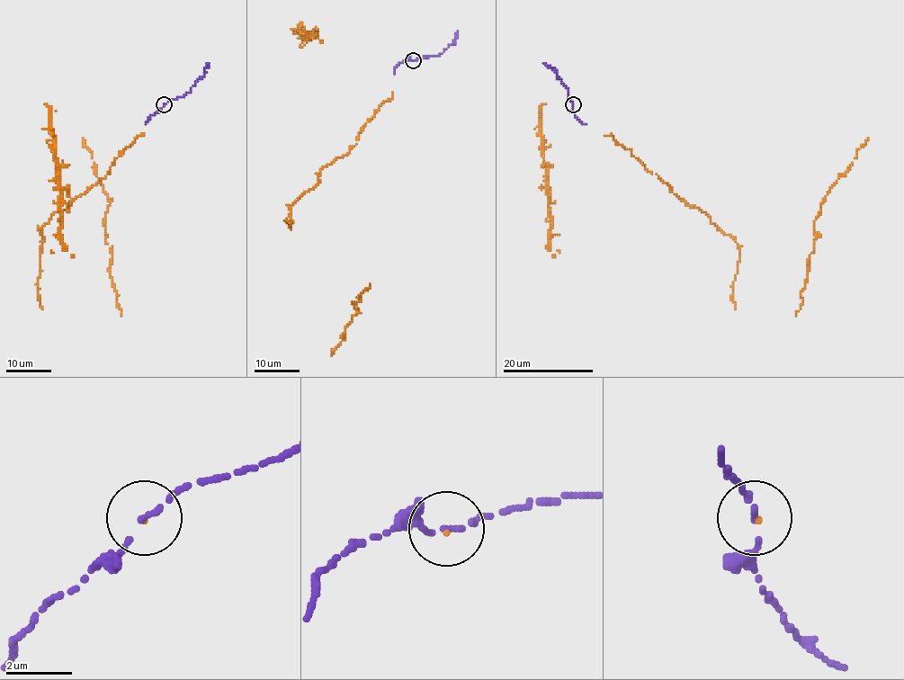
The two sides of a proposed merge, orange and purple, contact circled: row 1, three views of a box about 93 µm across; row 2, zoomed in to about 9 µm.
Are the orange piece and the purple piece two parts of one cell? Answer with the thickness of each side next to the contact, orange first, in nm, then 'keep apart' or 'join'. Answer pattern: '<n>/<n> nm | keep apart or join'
70/130 nm | join

